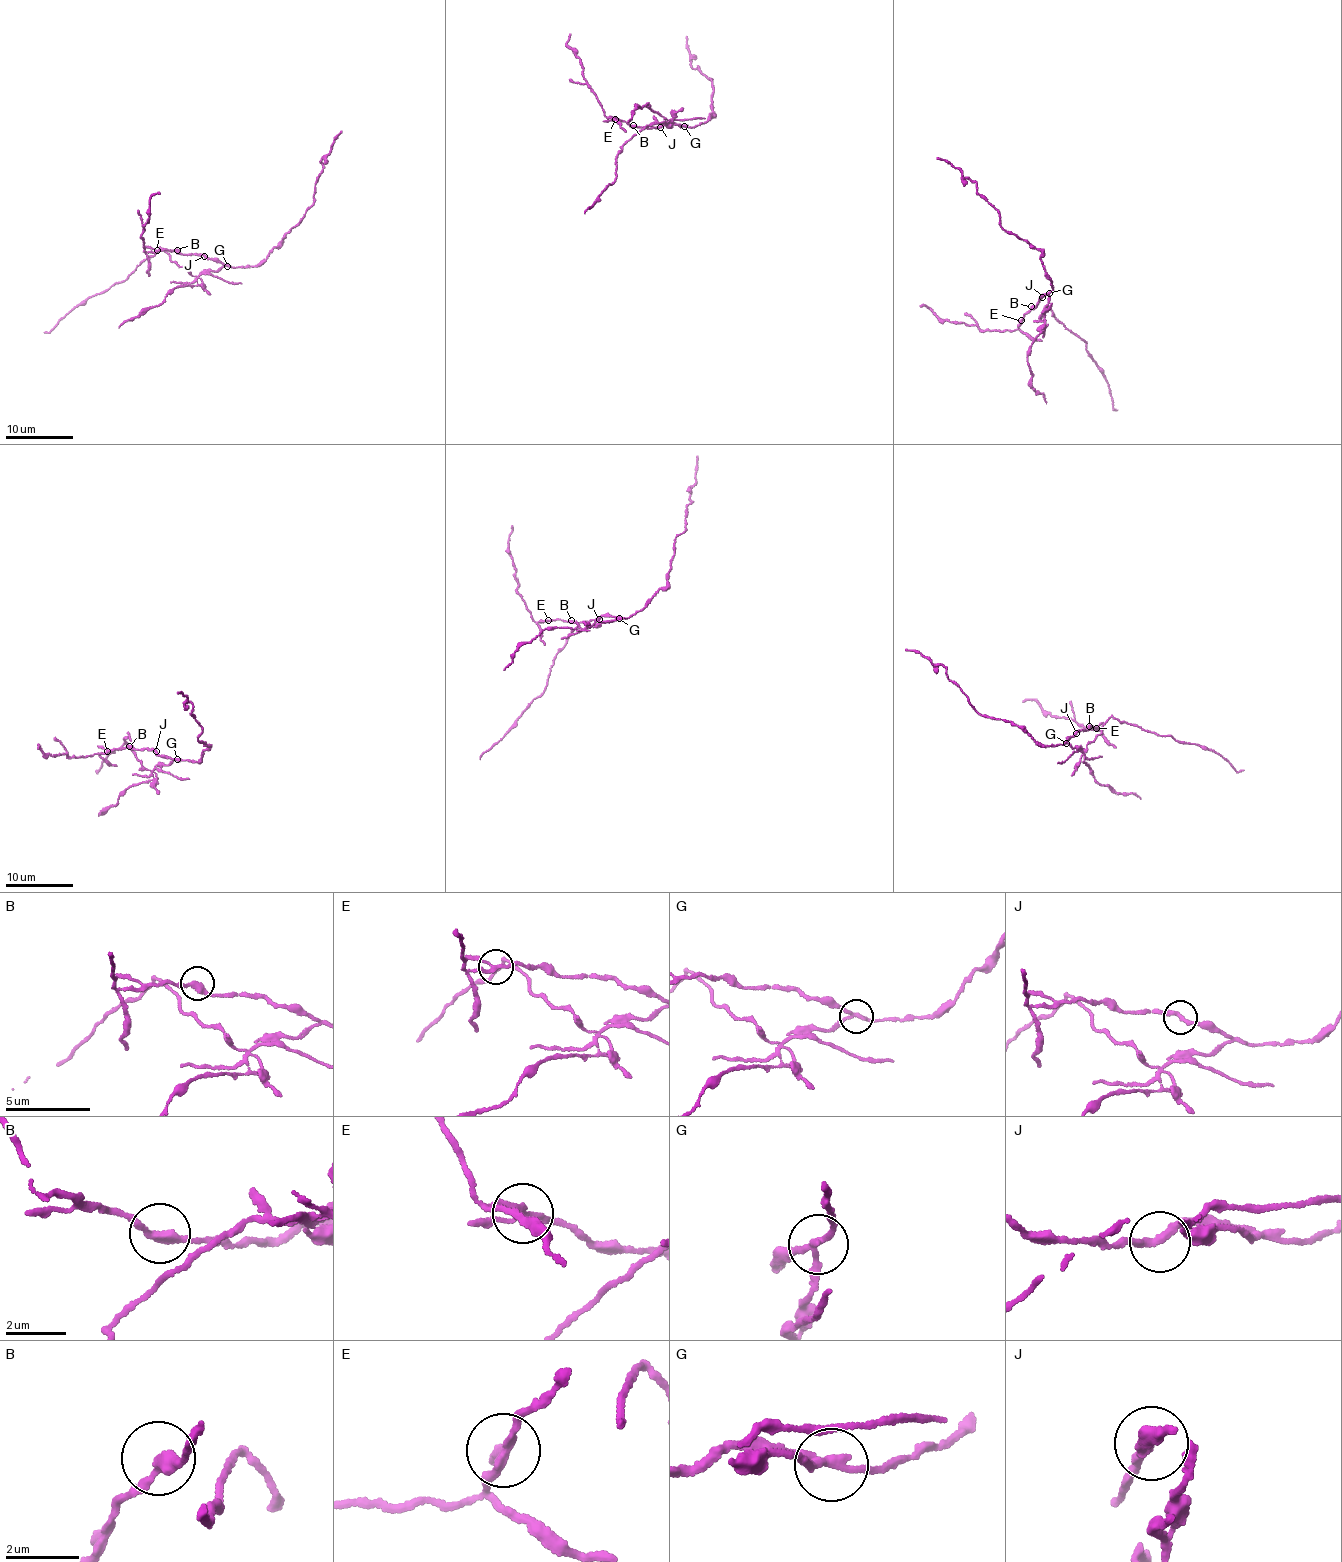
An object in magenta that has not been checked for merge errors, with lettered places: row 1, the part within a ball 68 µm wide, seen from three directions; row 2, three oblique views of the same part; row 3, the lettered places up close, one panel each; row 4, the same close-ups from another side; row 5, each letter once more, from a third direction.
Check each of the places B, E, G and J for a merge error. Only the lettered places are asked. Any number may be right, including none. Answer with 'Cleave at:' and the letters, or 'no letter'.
Cleave at: E, G

